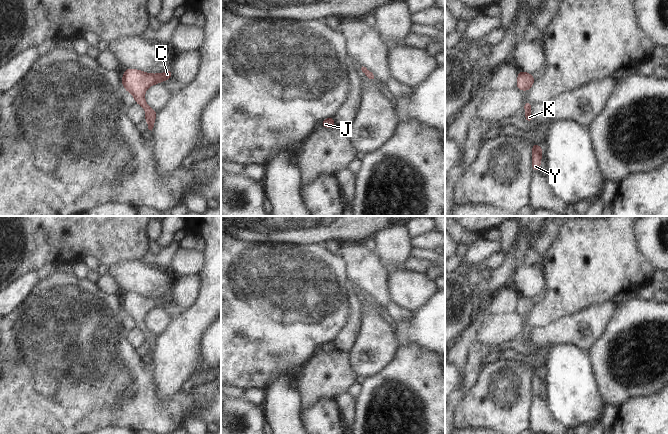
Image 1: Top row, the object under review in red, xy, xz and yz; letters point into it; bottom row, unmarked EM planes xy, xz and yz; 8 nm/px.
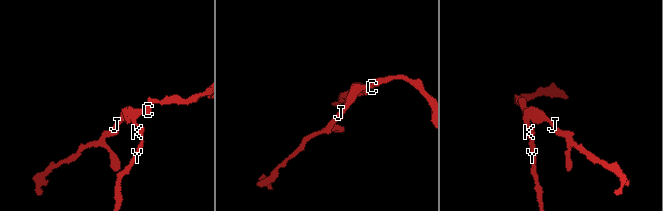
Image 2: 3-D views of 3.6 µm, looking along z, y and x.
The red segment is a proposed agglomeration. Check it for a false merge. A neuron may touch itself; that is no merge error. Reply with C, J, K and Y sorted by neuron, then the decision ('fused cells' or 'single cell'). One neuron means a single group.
groups C J K Y; single cell

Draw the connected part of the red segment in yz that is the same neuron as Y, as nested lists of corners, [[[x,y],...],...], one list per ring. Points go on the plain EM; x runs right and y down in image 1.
[[[533,367],[532,371],[532,393],[533,395],[540,395],[542,371]]]

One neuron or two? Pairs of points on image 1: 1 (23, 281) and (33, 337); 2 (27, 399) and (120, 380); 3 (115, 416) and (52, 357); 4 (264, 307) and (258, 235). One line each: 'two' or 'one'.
1: two
2: one
3: one
4: two

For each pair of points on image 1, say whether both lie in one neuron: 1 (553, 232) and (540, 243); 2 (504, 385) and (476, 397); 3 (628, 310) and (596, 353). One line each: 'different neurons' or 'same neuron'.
1: same neuron
2: same neuron
3: same neuron

